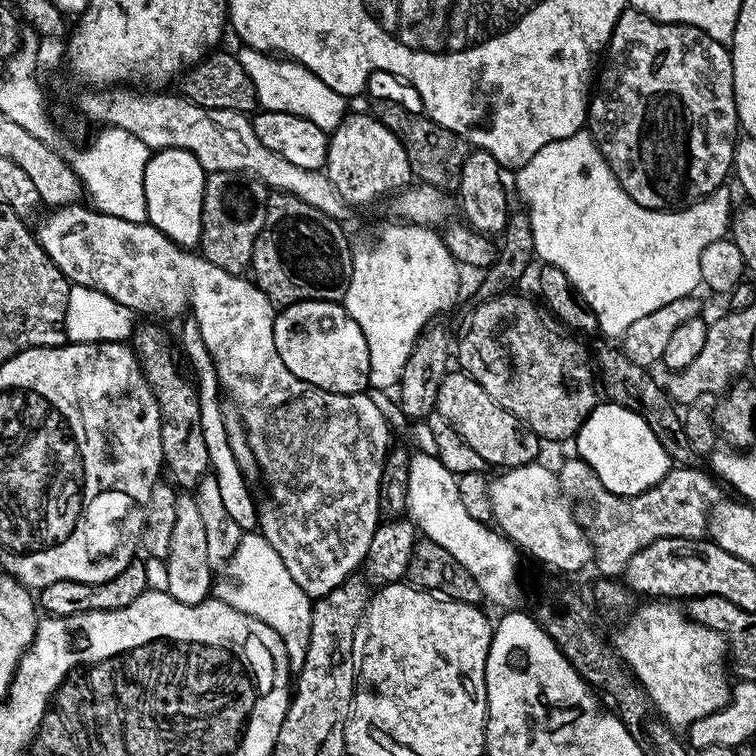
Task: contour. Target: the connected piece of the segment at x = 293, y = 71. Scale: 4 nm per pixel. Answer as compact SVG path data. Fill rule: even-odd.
M244 46L241 49L235 55L238 62L242 62L242 70L250 74L250 82L254 82L257 105L263 111L282 110L286 114L298 114L298 118L310 118L314 126L329 134L344 120L345 97L330 90L330 86L326 86L326 82L322 82L322 78L314 75L309 68L276 54L260 52L257 48Z

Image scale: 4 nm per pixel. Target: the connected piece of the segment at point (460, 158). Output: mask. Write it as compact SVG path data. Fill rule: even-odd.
M380 100L370 108L370 112L382 122L382 126L386 126L396 135L398 142L402 142L406 158L410 158L410 170L419 183L440 188L449 194L459 189L462 162L466 162L470 151L467 140L454 134L454 130L446 130L446 126L438 126L438 122L431 120L427 114L403 108L396 100Z

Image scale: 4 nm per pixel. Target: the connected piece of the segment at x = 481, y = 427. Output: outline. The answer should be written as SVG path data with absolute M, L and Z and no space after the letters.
M463 370L449 371L444 377L438 390L436 411L446 418L446 422L450 422L450 426L454 426L459 436L474 446L474 450L478 450L478 454L482 454L485 465L501 464L499 467L507 470L531 464L539 457L536 455L542 447L540 437L531 428L521 424L517 416L498 406L498 402L486 394L484 387Z

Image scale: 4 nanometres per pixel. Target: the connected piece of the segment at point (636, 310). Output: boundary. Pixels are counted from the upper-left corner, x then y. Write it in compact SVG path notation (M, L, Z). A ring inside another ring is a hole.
M587 130L550 142L550 146L542 146L530 162L515 169L514 176L516 192L524 199L523 207L530 218L536 256L542 258L544 264L558 266L558 270L574 282L578 294L582 294L582 298L586 298L595 310L603 335L620 338L638 318L683 296L693 295L701 287L702 250L706 250L710 242L725 239L730 232L734 203L727 187L715 188L696 204L679 210L638 206L638 202L622 190L608 160L602 158L591 132Z

